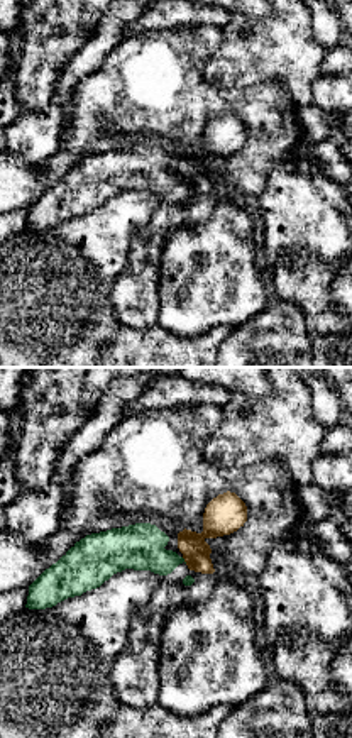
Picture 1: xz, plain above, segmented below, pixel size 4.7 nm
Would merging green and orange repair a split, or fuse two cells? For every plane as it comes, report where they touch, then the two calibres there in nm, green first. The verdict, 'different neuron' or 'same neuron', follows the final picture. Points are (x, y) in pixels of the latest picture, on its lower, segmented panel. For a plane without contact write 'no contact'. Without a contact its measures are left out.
contact (183, 561); calibres 220 and 140 nm

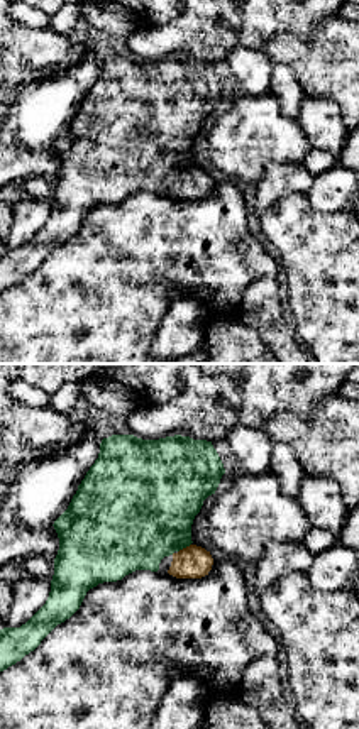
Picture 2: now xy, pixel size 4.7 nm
contact (183, 547); calibres 460 and 160 nm

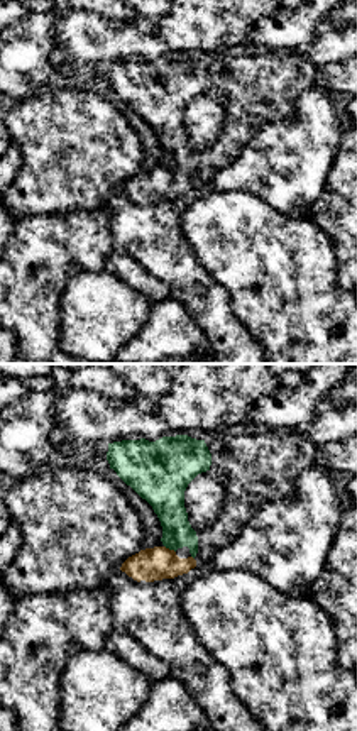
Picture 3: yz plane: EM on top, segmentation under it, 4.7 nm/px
contact (170, 549); calibres 170 and 160 nm

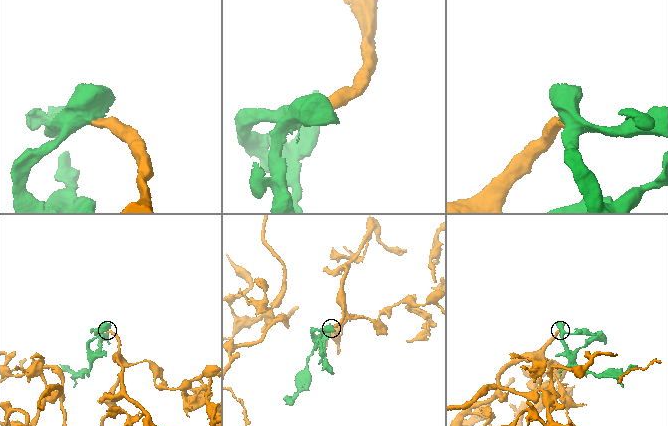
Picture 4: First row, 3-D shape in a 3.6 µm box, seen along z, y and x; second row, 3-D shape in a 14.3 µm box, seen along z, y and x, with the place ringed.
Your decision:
same neuron

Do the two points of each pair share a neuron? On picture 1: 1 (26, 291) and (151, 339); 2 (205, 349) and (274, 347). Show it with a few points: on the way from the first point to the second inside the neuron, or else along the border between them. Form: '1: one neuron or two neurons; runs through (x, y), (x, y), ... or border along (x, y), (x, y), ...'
1: two neurons; border along (120, 325), (102, 349)
2: two neurons; border along (234, 329), (217, 349)

